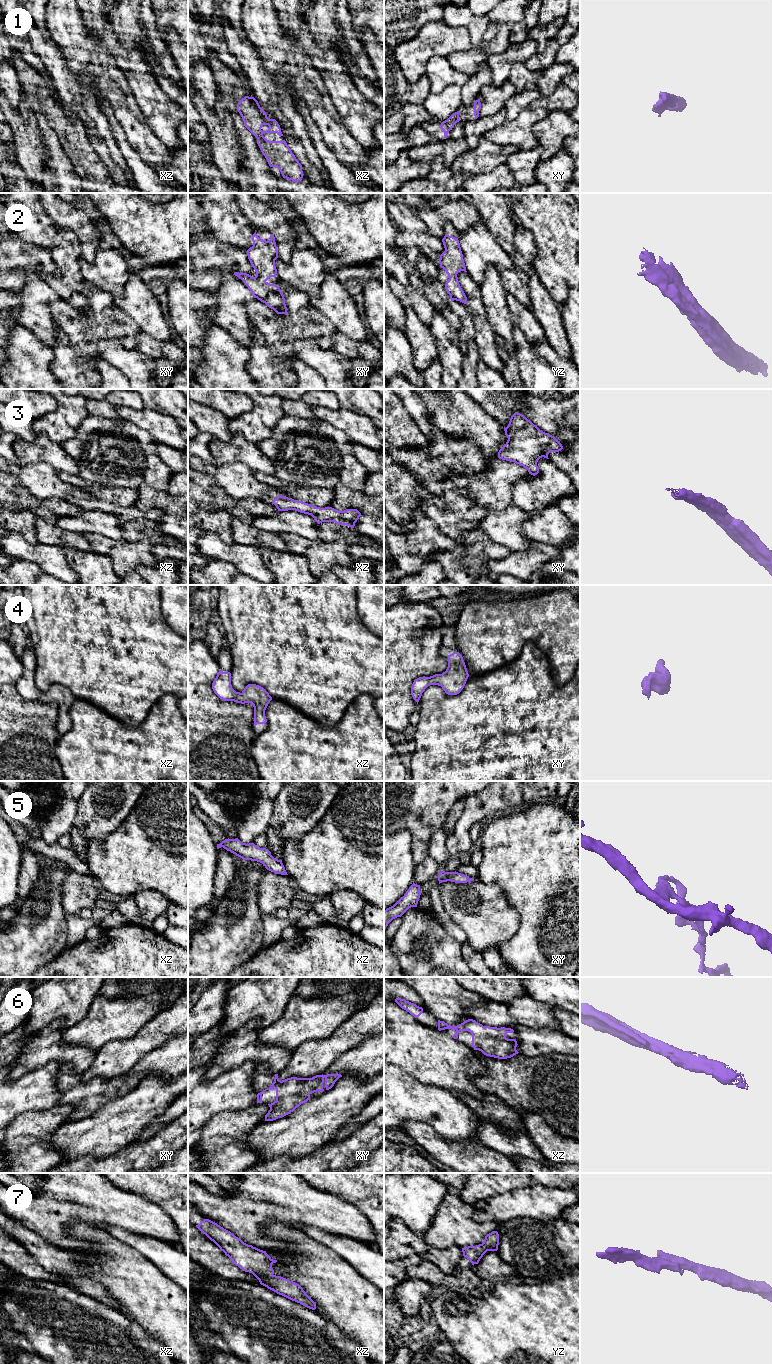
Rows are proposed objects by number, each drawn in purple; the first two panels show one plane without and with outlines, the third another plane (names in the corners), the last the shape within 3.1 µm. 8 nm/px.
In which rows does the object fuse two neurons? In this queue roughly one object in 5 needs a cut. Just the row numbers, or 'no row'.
no row

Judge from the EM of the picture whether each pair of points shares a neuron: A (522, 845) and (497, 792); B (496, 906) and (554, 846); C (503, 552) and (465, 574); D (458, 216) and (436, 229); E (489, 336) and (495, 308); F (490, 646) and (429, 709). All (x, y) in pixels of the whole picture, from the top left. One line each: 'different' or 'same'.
A: different
B: different
C: same
D: same
E: different
F: different

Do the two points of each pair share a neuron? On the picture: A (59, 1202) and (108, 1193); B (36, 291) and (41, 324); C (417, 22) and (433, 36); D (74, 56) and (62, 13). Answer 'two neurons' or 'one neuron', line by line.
A: one neuron
B: one neuron
C: two neurons
D: one neuron

